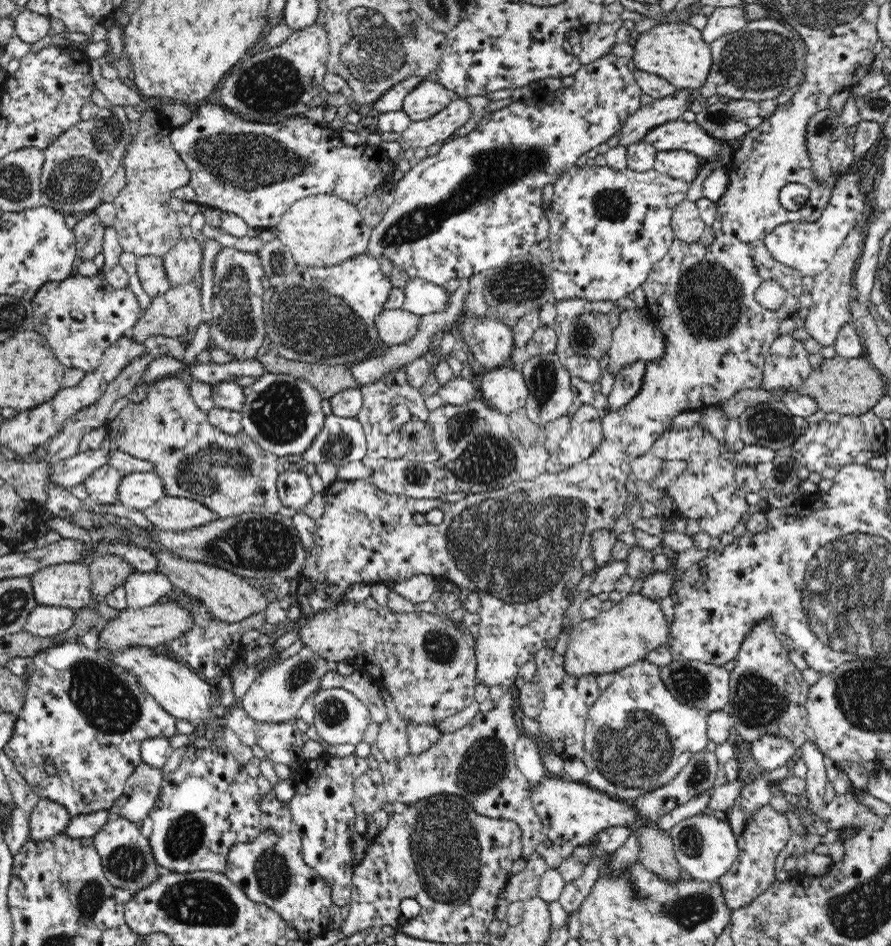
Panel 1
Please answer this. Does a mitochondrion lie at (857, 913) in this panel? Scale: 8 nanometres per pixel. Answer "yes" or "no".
yes

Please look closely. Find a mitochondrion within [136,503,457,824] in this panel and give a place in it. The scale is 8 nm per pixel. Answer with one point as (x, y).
(269, 544)

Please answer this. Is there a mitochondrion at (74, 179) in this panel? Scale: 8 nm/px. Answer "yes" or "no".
yes

